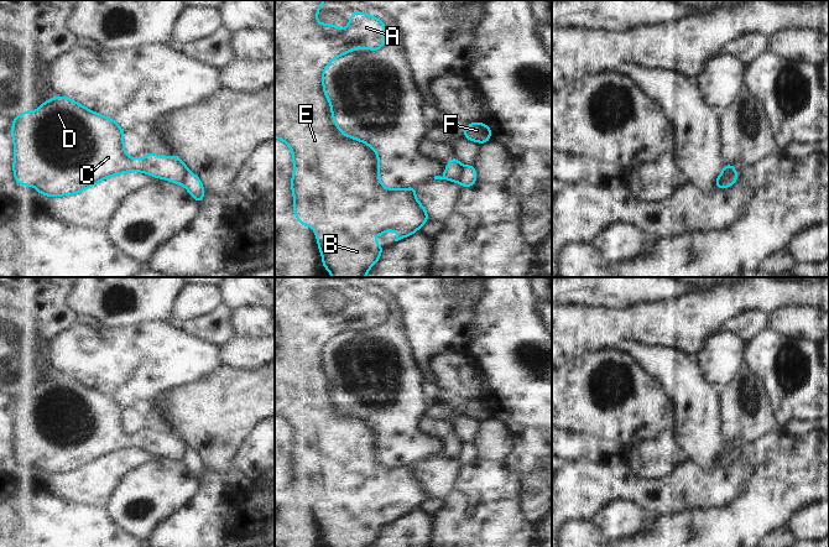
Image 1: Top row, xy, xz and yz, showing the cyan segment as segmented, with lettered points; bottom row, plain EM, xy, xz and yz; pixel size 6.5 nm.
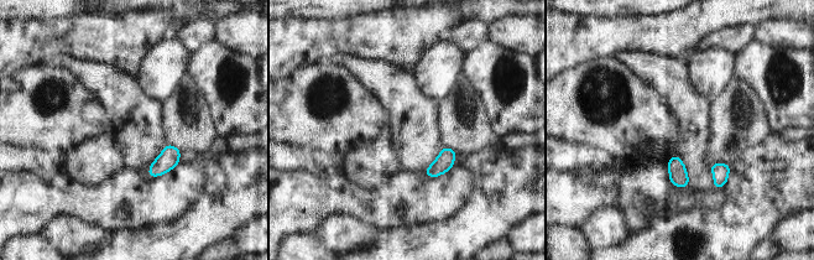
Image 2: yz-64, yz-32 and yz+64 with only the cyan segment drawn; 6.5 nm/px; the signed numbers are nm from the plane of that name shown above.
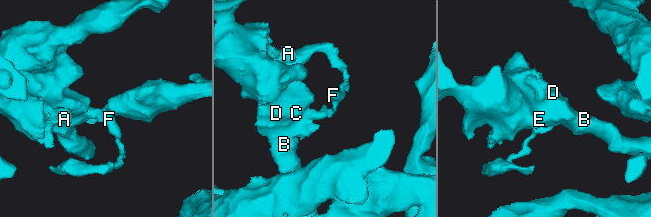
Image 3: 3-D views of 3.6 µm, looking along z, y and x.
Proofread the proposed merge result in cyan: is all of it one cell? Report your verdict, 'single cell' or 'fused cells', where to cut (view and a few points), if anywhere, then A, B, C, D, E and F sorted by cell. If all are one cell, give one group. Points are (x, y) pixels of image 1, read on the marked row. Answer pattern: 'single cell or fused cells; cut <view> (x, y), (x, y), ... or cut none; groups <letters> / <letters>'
fused cells; cut yz (735, 171), (719, 187); groups A B C D E / F

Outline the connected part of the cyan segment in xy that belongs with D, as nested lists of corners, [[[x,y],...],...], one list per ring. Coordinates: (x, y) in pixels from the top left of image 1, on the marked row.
[[[54,97],[42,103],[33,114],[26,109],[12,120],[15,181],[25,187],[33,186],[42,196],[73,196],[104,178],[130,171],[182,184],[188,172],[178,156],[152,152],[145,158],[127,156],[124,149],[125,131],[114,119],[92,111],[67,97]]]

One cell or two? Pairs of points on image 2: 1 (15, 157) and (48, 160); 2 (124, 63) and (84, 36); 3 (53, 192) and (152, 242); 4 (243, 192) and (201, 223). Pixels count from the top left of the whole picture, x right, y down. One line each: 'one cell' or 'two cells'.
1: one cell
2: one cell
3: two cells
4: one cell

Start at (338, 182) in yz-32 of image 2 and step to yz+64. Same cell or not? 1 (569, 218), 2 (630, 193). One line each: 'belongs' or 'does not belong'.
1: belongs
2: does not belong

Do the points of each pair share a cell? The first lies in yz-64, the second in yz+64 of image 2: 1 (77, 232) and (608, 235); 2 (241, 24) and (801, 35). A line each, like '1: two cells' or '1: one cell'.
1: one cell
2: one cell

